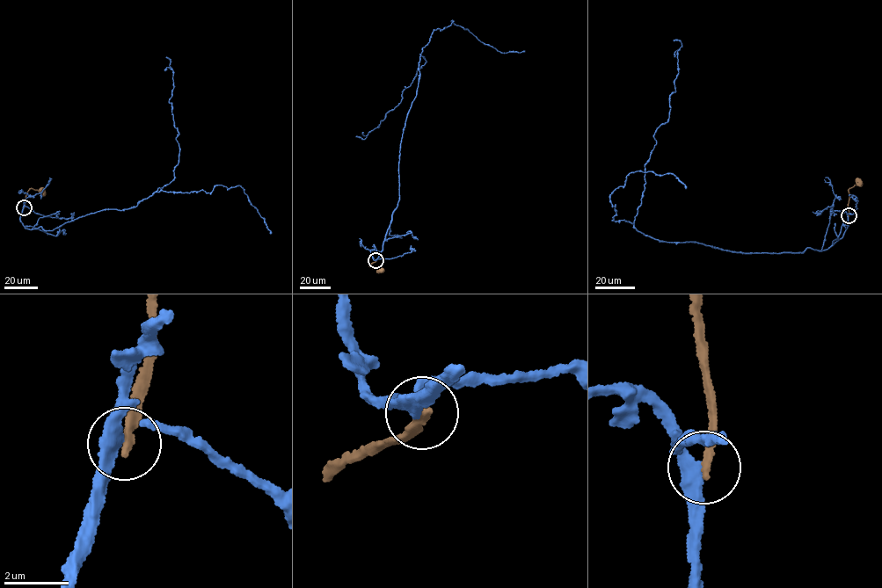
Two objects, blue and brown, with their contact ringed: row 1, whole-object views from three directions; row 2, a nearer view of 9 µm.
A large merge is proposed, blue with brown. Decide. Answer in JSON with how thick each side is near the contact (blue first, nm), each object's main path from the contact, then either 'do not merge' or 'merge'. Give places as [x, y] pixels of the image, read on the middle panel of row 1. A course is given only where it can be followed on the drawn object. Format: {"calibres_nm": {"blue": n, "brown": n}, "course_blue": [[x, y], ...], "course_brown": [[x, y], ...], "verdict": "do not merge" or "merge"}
{"calibres_nm": {"blue": 280, "brown": 240}, "course_blue": [[375, 260], [399, 199], [400, 144], [421, 54], [426, 62], [400, 103], [366, 137], [355, 137]], "course_brown": [[375, 260], [369, 266], [382, 272]], "verdict": "merge"}

